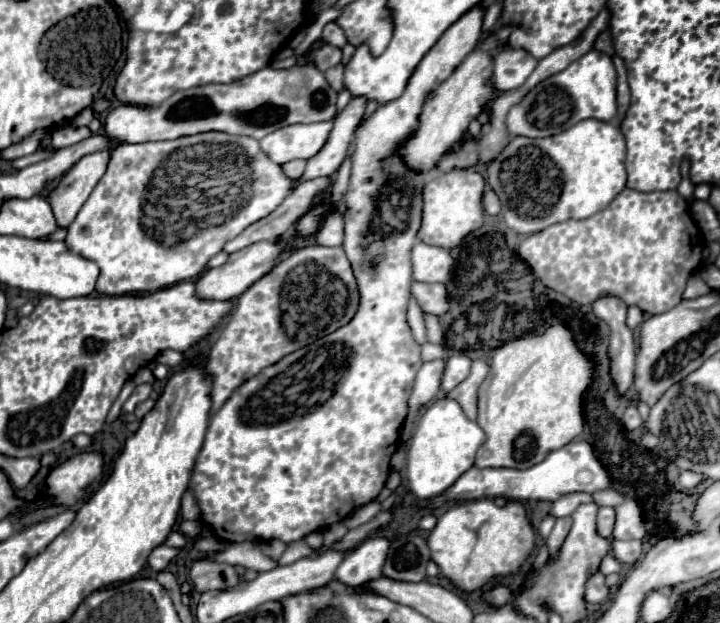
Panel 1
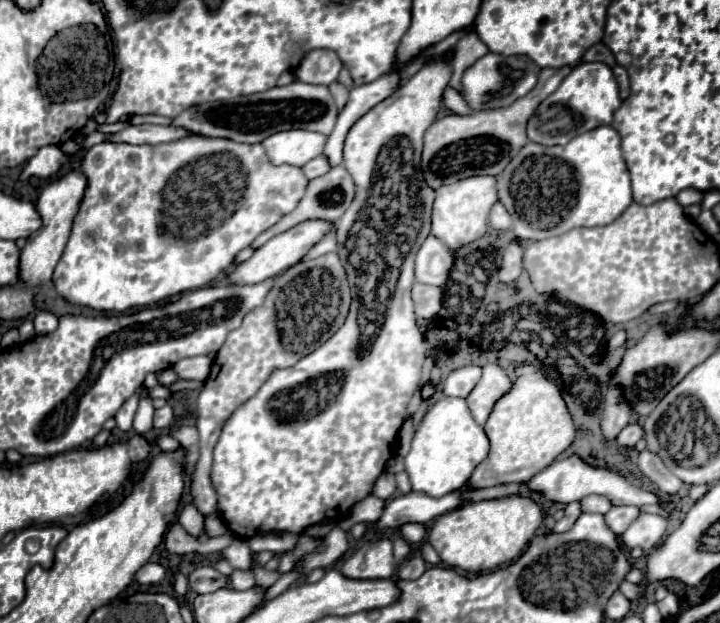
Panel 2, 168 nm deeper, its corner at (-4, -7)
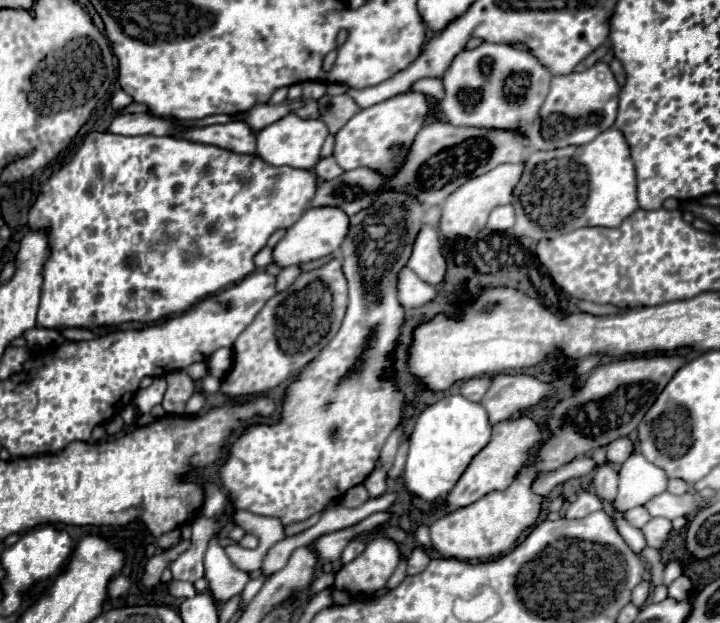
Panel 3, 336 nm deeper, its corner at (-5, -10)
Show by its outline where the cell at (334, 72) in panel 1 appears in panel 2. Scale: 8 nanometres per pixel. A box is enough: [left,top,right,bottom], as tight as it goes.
[329,81,349,111]

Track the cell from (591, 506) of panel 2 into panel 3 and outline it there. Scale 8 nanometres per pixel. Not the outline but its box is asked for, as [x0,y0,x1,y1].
[614,452,666,512]

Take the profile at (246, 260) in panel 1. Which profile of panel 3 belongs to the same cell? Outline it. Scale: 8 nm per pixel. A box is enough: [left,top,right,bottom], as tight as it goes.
[274,206,350,268]

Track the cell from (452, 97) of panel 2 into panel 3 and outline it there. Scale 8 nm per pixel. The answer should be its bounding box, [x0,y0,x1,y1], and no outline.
[408,78,442,100]

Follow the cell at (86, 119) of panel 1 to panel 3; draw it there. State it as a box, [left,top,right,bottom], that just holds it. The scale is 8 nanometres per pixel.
[111,89,132,110]

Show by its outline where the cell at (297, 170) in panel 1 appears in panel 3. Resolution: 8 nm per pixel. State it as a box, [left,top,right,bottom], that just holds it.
[314,156,344,180]

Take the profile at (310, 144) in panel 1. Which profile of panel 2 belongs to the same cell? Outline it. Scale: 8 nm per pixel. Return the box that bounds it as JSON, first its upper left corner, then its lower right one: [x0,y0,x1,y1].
[263,129,325,167]

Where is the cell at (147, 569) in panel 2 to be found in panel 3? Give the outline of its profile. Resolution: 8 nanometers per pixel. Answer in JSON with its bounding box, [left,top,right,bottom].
[106,576,130,598]

